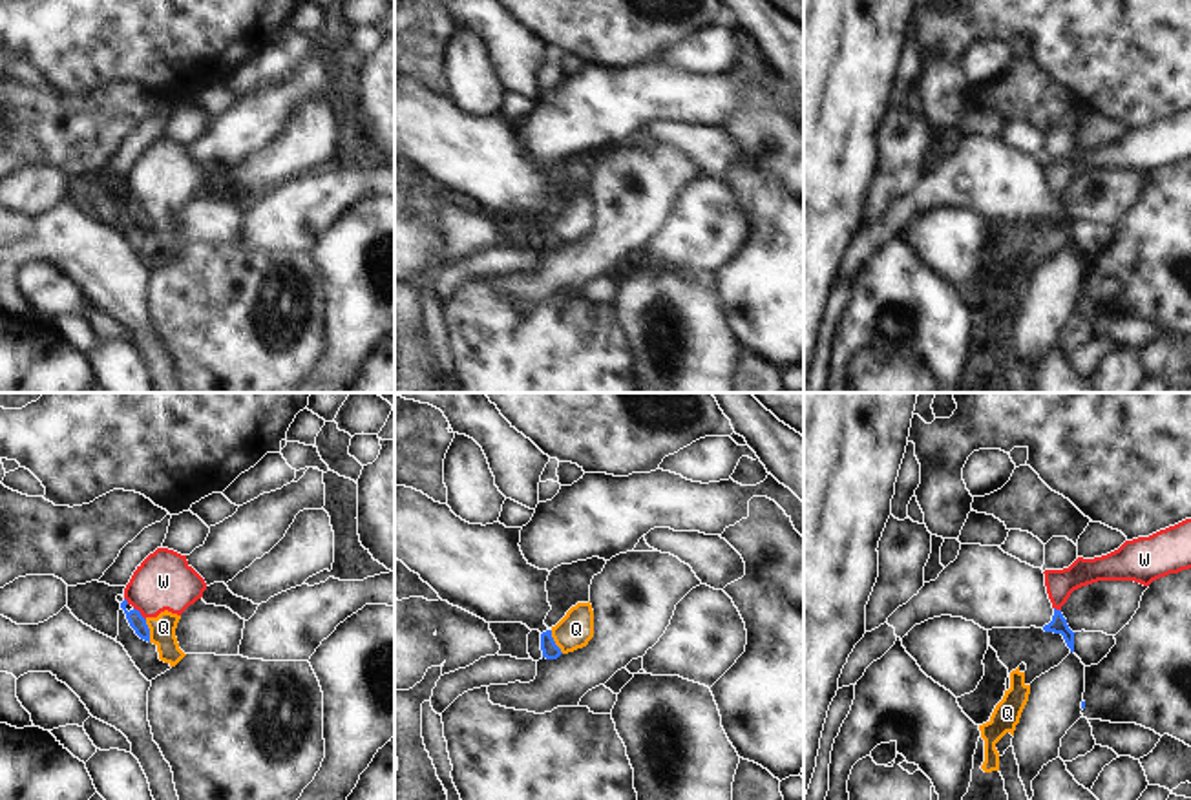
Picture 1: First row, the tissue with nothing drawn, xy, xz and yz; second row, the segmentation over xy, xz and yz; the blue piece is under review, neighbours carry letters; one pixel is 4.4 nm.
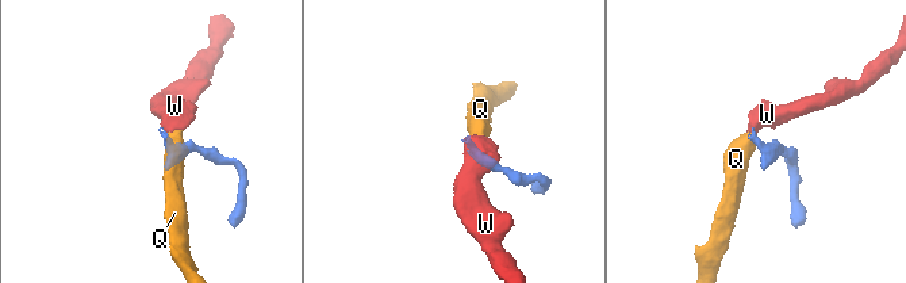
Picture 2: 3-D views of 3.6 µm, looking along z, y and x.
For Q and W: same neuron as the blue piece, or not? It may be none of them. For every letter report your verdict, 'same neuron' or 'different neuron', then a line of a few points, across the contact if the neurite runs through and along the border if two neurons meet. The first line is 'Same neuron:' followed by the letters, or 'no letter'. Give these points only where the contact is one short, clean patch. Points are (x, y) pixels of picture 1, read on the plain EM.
Same neuron: no letter
Q: different neuron; line xy (145, 210), (150, 232)
W: different neuron; line xy (134, 198), (145, 210)

